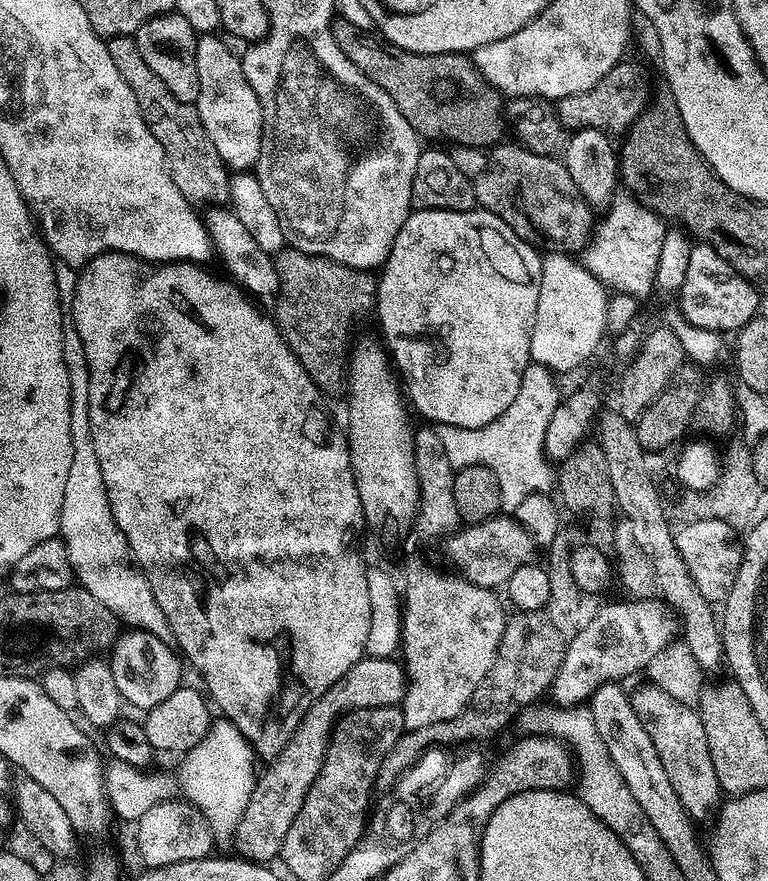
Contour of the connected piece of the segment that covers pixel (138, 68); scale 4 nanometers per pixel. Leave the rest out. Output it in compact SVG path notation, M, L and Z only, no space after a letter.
M135 35L109 36L106 43L110 50L110 58L114 58L114 66L118 66L118 74L126 81L126 86L138 98L138 110L142 118L146 118L146 126L150 126L150 134L158 138L162 150L166 154L166 162L170 170L170 178L174 178L174 186L182 190L182 198L192 205L212 204L208 206L224 206L231 198L230 169L222 162L218 150L214 150L214 142L210 142L210 134L206 134L206 126L202 126L202 118L195 104L183 104L146 66L142 54L138 54Z

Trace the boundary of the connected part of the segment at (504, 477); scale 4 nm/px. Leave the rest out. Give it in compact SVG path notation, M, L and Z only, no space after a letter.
M530 362L522 374L514 402L510 402L506 414L494 418L494 422L481 428L435 425L438 438L442 438L442 450L446 450L453 469L481 464L498 478L500 506L505 513L515 513L525 498L551 493L557 483L553 461L544 452L546 426L550 426L550 418L554 418L554 410L558 410L562 399L556 380L557 377L541 364Z

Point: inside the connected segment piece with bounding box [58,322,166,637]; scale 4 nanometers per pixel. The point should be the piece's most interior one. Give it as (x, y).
(98, 558)

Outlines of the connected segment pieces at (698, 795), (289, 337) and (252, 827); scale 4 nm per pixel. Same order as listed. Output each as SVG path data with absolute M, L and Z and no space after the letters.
M655 683L644 684L636 693L631 693L634 714L638 714L642 726L646 726L646 734L650 734L650 742L654 742L658 758L662 758L666 778L670 778L670 786L674 786L674 794L678 794L678 802L682 802L686 814L696 822L711 821L721 807L722 793L718 774L714 774L714 762L710 762L710 746L706 742L700 713L693 705L691 708L675 700L678 698L673 693L657 687Z
M291 246L285 247L275 257L274 263L280 283L280 293L274 301L274 323L280 339L296 355L296 360L323 395L325 392L328 396L343 397L350 387L350 353L354 348L352 331L363 318L364 312L371 313L376 307L377 273L366 268L351 268L324 256L307 256L305 252L299 252Z
M365 655L334 686L324 691L303 715L290 742L271 761L267 767L269 769L261 773L252 788L246 810L232 832L237 855L252 863L268 864L275 857L277 859L283 851L285 834L293 825L309 787L321 768L337 720L347 712L363 708L396 708L403 701L407 689L406 669L399 659Z

